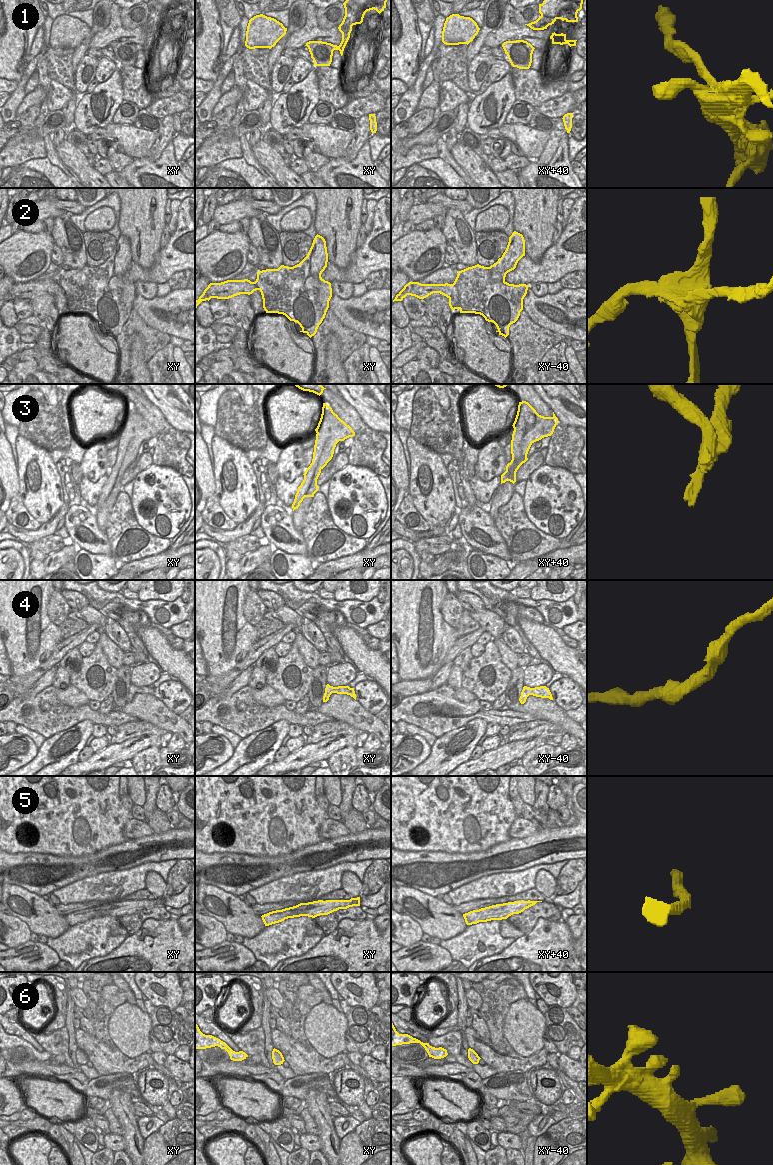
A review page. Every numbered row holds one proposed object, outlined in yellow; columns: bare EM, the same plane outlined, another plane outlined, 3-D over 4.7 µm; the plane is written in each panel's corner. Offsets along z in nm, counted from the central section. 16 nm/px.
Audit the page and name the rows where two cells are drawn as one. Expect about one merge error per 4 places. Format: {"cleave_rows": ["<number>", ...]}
{"cleave_rows": ["1", "2", "3"]}

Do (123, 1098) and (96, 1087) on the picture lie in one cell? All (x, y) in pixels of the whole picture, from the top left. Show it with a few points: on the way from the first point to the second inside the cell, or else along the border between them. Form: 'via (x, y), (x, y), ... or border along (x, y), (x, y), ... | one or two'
border along (109, 1098), (115, 1090), (122, 1090), (132, 1101) | two

